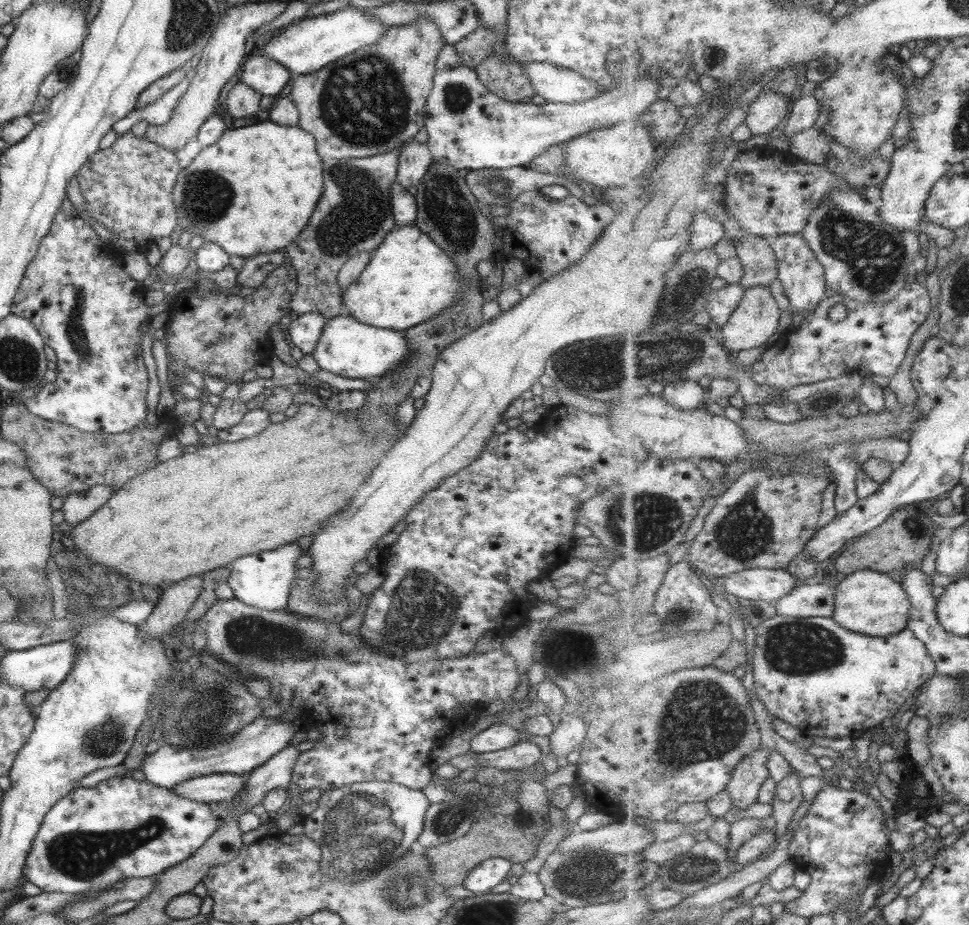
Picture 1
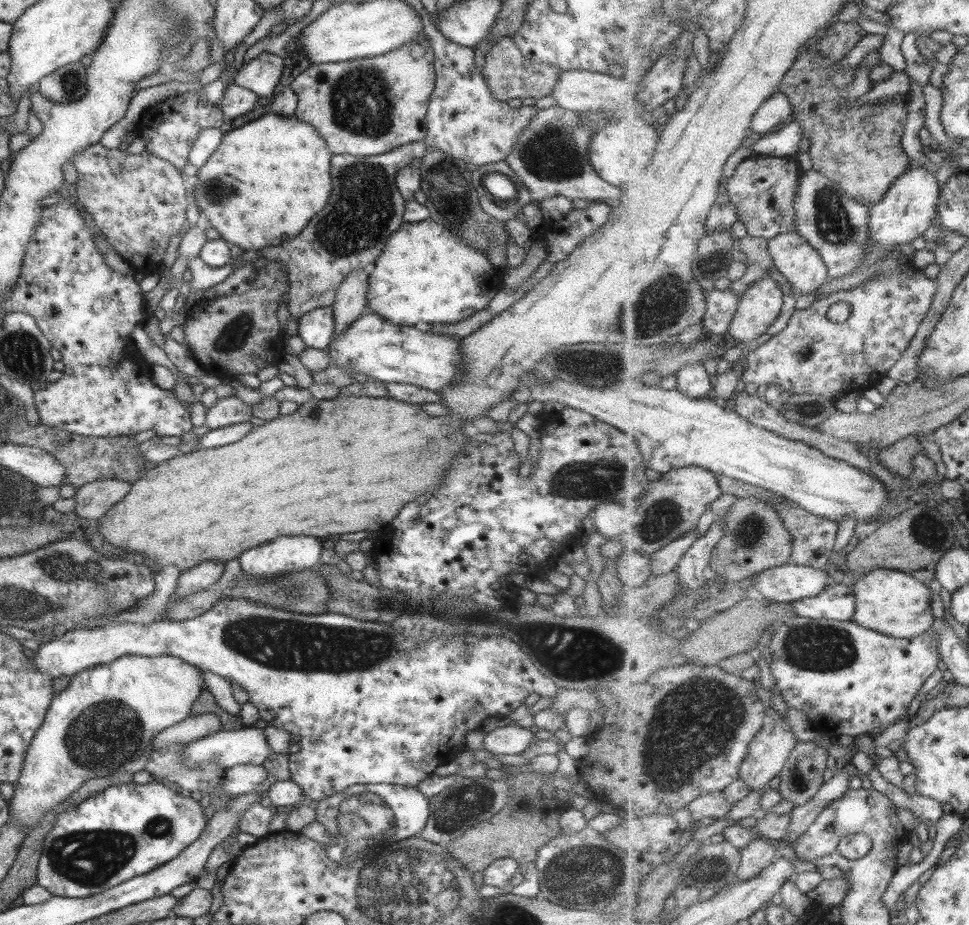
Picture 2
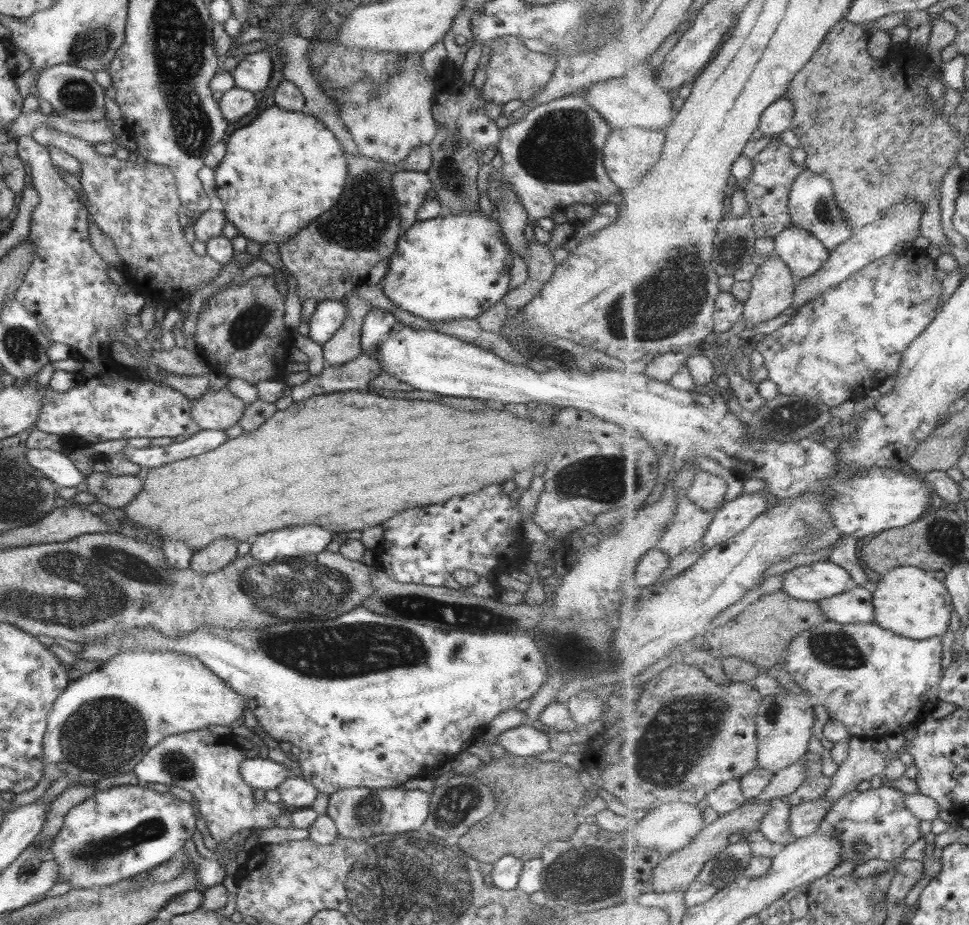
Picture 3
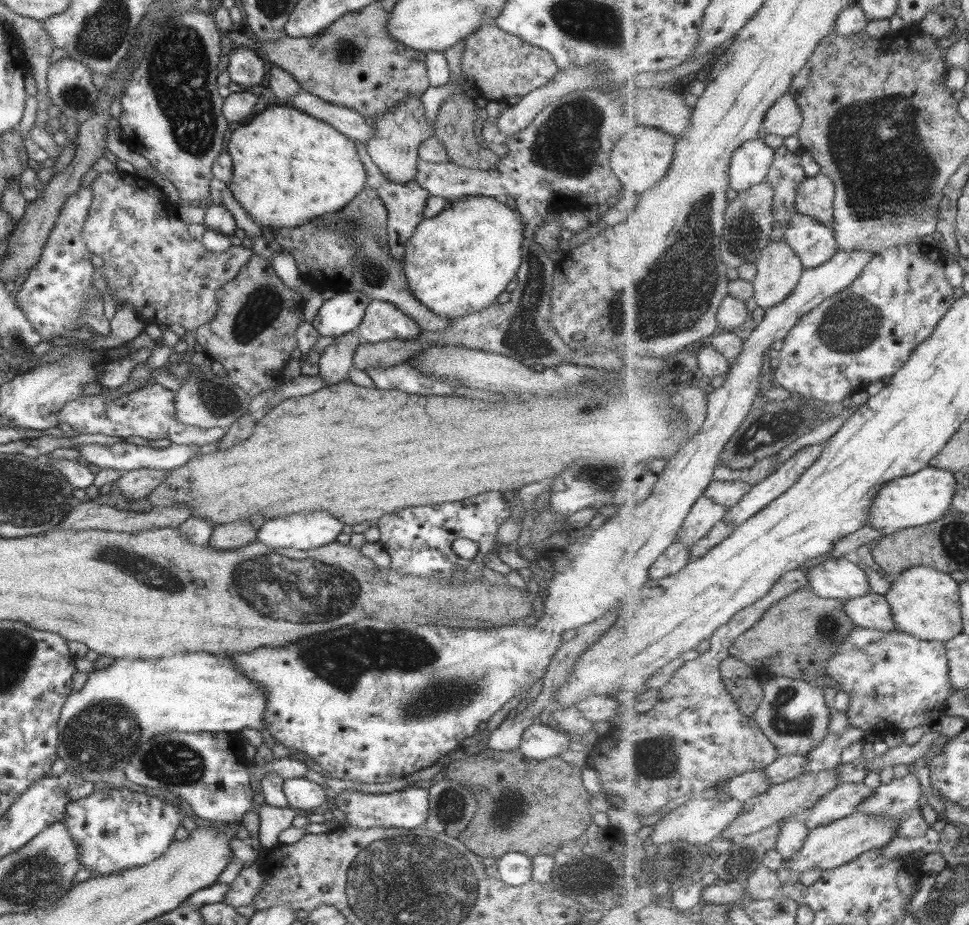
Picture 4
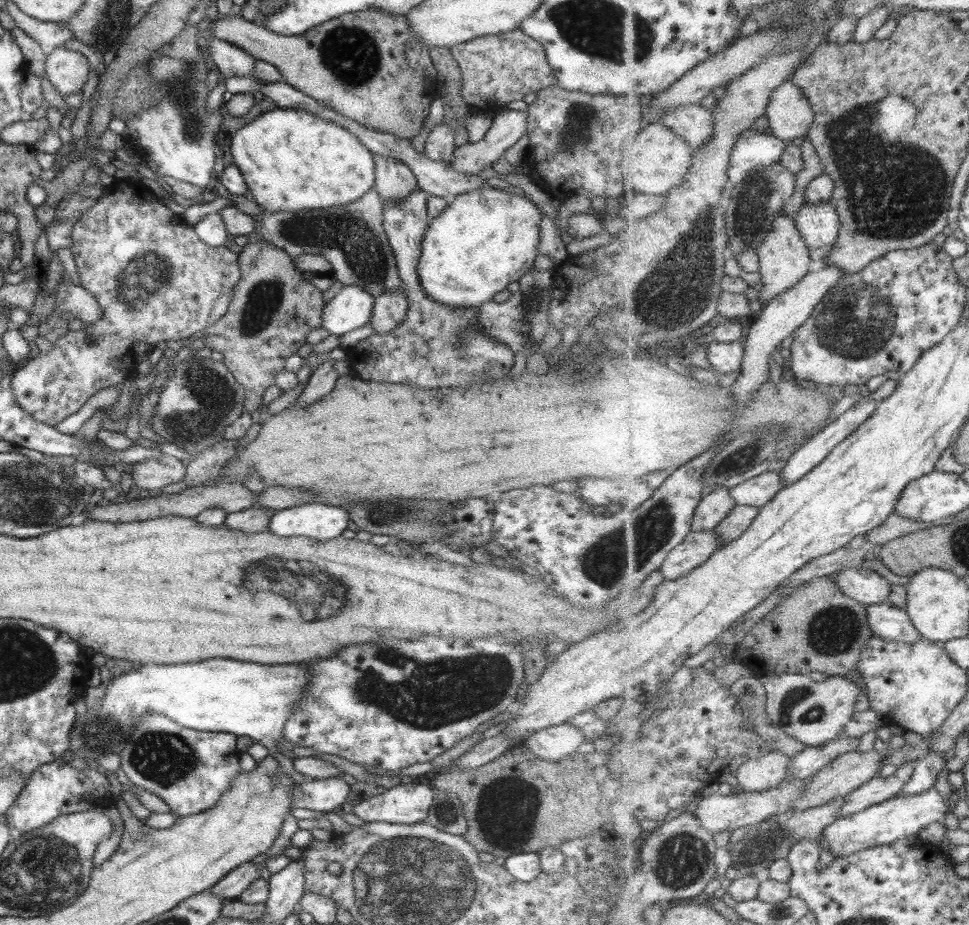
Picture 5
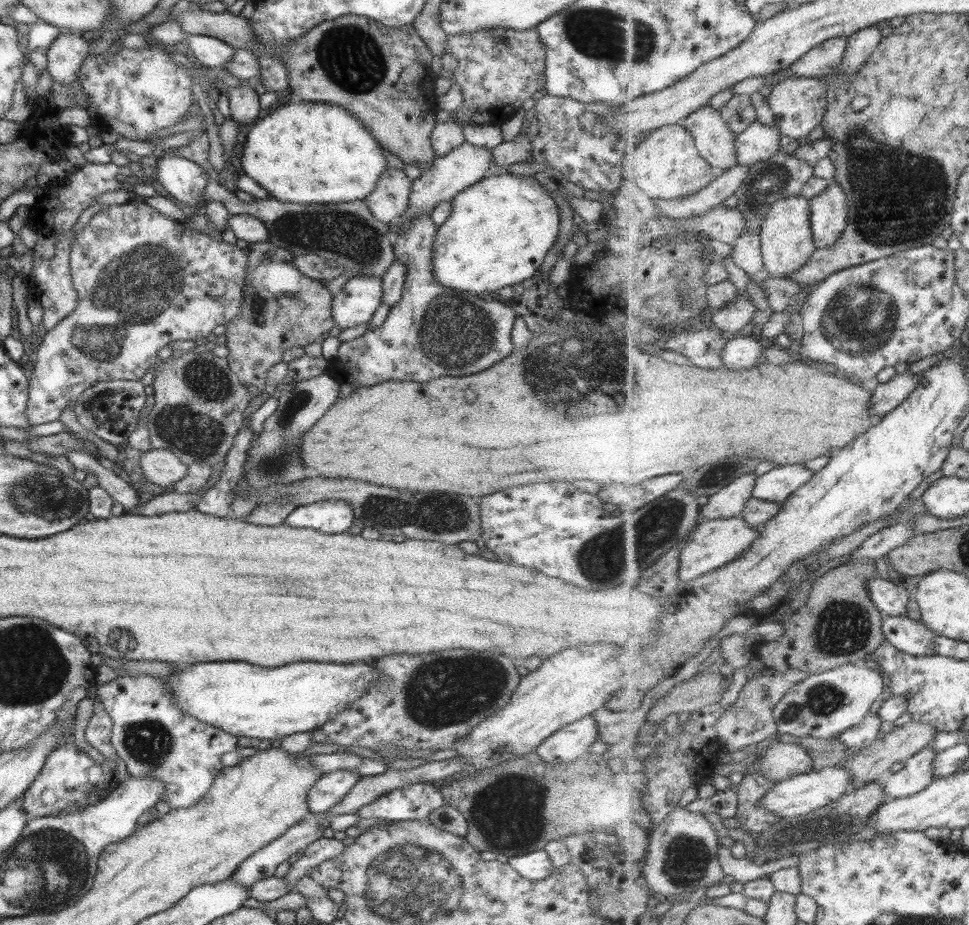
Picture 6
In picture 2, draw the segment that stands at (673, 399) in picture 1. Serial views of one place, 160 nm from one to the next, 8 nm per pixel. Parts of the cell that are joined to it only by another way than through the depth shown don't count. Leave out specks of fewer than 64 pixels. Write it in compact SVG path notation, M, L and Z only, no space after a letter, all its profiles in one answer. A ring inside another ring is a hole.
M703 362L688 364L676 375L676 387L685 396L706 398L714 390L711 375L707 374Z

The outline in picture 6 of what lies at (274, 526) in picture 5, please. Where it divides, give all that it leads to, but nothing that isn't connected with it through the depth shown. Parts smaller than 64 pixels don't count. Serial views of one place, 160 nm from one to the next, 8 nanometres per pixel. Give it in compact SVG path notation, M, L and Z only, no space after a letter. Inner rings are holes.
M323 500L295 507L283 523L291 528L311 528L330 535L345 533L356 521L351 507L342 500Z

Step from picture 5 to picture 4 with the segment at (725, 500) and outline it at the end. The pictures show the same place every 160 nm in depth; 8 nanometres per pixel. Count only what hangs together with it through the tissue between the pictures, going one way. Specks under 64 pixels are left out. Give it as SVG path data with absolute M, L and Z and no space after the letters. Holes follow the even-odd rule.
M701 496L691 507L690 514L687 515L681 530L678 532L676 542L694 545L698 540L707 536L718 522L722 521L730 508L731 506L723 506Z

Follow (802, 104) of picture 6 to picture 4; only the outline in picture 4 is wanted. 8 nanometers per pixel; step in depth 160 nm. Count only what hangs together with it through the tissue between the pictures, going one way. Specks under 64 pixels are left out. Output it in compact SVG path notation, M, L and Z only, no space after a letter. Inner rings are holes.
M788 91L779 99L764 120L764 128L768 133L782 137L797 133L803 126L804 116L795 97Z

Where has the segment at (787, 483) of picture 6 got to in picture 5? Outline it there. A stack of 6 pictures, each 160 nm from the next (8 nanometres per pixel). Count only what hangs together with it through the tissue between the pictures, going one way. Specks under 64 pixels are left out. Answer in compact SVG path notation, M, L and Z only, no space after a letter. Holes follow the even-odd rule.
M765 471L733 487L731 497L737 505L764 507L787 486L779 472Z

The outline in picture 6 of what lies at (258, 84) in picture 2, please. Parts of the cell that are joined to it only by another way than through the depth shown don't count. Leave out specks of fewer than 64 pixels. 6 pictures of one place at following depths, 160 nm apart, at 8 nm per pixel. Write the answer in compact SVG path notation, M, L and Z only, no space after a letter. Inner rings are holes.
M187 35L186 41L196 62L204 67L225 66L234 55L234 48L210 36Z

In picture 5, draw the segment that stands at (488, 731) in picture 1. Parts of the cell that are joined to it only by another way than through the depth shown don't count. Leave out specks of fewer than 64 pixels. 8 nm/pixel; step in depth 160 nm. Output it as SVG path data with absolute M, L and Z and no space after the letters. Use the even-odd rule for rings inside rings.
M563 723L537 730L524 742L526 748L539 760L557 762L559 759L575 757L583 735L575 727Z

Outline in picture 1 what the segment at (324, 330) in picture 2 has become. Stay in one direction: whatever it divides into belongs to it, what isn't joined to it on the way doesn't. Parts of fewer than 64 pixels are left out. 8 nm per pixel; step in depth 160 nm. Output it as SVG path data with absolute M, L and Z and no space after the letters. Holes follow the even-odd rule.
M305 313L296 317L287 327L290 345L299 349L303 355L309 355L319 340L325 319L319 313Z

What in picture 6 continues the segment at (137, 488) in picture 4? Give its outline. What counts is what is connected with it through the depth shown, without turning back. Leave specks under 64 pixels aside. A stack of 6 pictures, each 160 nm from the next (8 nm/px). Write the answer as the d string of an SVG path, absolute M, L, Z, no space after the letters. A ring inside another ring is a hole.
M151 448L143 452L139 457L139 466L149 483L165 488L181 481L187 470L187 465L167 449Z

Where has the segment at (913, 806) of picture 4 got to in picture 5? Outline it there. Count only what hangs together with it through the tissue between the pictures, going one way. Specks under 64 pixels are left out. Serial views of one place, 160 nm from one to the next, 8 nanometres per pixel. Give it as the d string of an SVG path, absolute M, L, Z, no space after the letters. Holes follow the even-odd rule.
M929 753L927 756L913 761L914 771L912 779L904 784L901 794L921 794L935 786L939 772L943 772L947 760L945 754Z

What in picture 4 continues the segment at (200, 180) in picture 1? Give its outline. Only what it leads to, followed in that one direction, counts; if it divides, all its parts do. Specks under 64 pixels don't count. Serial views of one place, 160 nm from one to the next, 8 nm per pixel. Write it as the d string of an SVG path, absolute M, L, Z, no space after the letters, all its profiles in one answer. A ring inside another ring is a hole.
M277 103L267 106L247 124L235 129L227 143L226 153L232 162L227 188L237 204L245 210L257 227L300 228L307 220L331 215L348 204L365 186L365 171L357 156L353 141L337 132L331 125L299 109Z

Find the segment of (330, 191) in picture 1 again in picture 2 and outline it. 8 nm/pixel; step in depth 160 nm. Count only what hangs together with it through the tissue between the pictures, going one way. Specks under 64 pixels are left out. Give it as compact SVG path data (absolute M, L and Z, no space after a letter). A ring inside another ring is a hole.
M416 140L380 155L330 156L331 194L327 204L302 232L280 245L280 264L288 282L286 306L291 318L297 320L310 310L331 306L337 287L349 272L375 264L389 236L403 223L404 200L394 183L396 172L413 159L421 159L426 150L426 143Z

